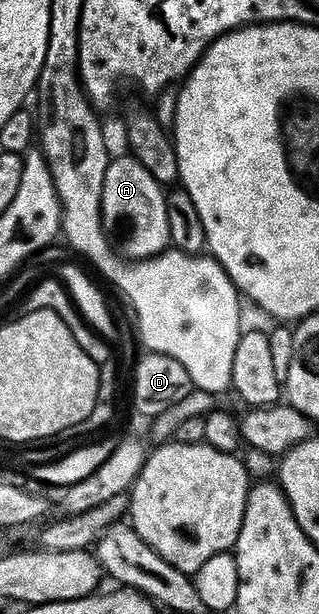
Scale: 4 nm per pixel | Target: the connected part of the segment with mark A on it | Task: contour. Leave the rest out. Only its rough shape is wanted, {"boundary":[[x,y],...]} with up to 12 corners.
{"boundary":[[129,153],[102,172],[102,225],[127,260],[171,246],[163,184]]}

